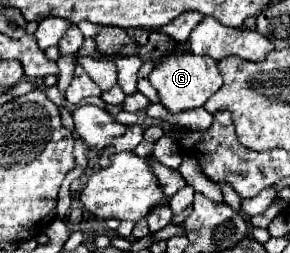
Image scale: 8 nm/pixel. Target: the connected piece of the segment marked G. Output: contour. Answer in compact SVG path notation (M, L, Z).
M172 52L168 56L162 56L148 78L160 94L160 104L164 104L172 112L182 112L182 110L204 106L204 102L222 84L222 76L216 68L216 62L208 56L198 56L192 52Z

